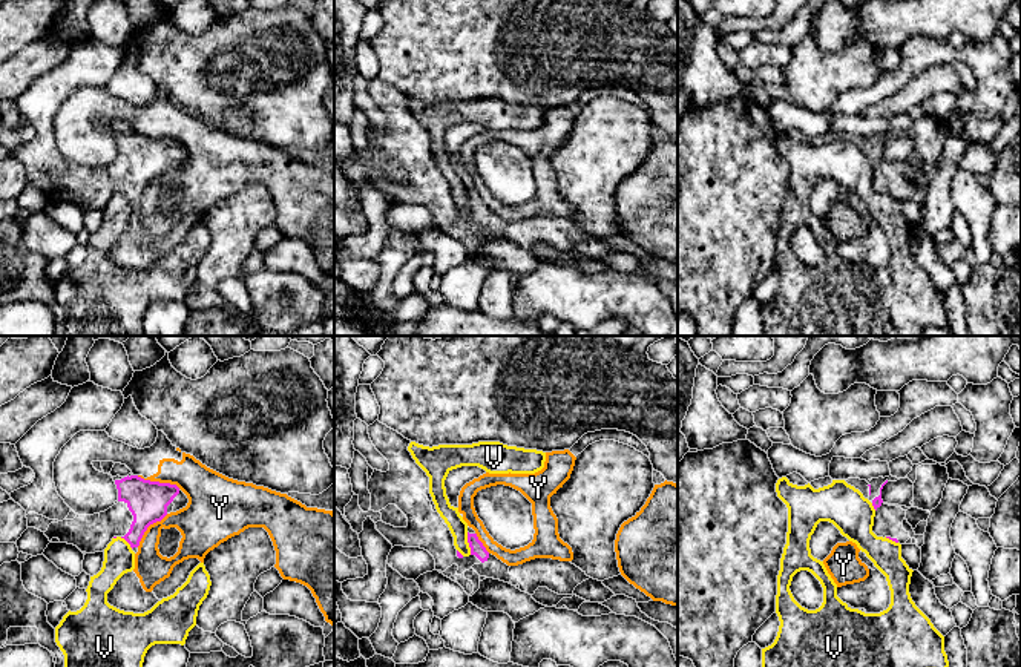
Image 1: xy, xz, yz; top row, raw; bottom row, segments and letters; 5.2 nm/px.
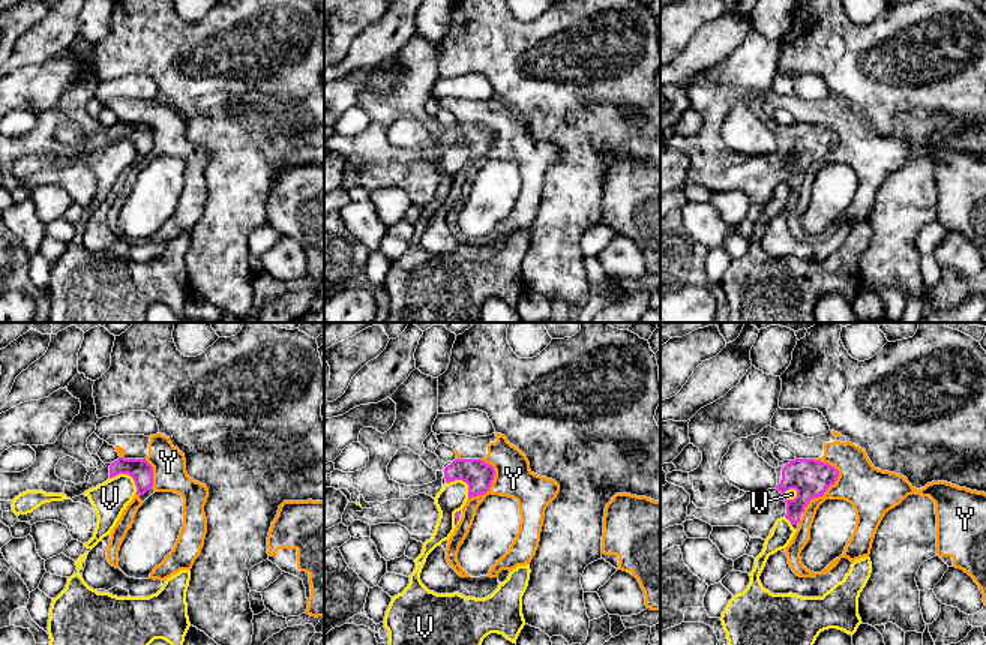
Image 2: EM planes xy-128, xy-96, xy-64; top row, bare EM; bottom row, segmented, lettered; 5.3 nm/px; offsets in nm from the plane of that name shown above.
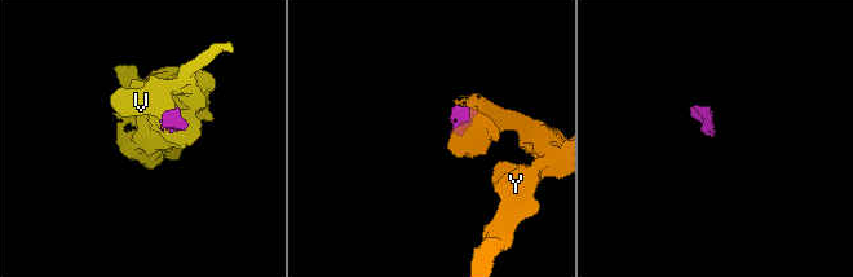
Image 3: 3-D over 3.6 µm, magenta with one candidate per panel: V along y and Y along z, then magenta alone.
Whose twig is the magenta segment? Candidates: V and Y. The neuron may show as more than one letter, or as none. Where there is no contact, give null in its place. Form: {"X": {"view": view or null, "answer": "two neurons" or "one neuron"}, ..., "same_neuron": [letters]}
{"V": {"view": "xz", "answer": "two neurons"}, "Y": {"view": "xy", "answer": "two neurons"}, "same_neuron": []}

